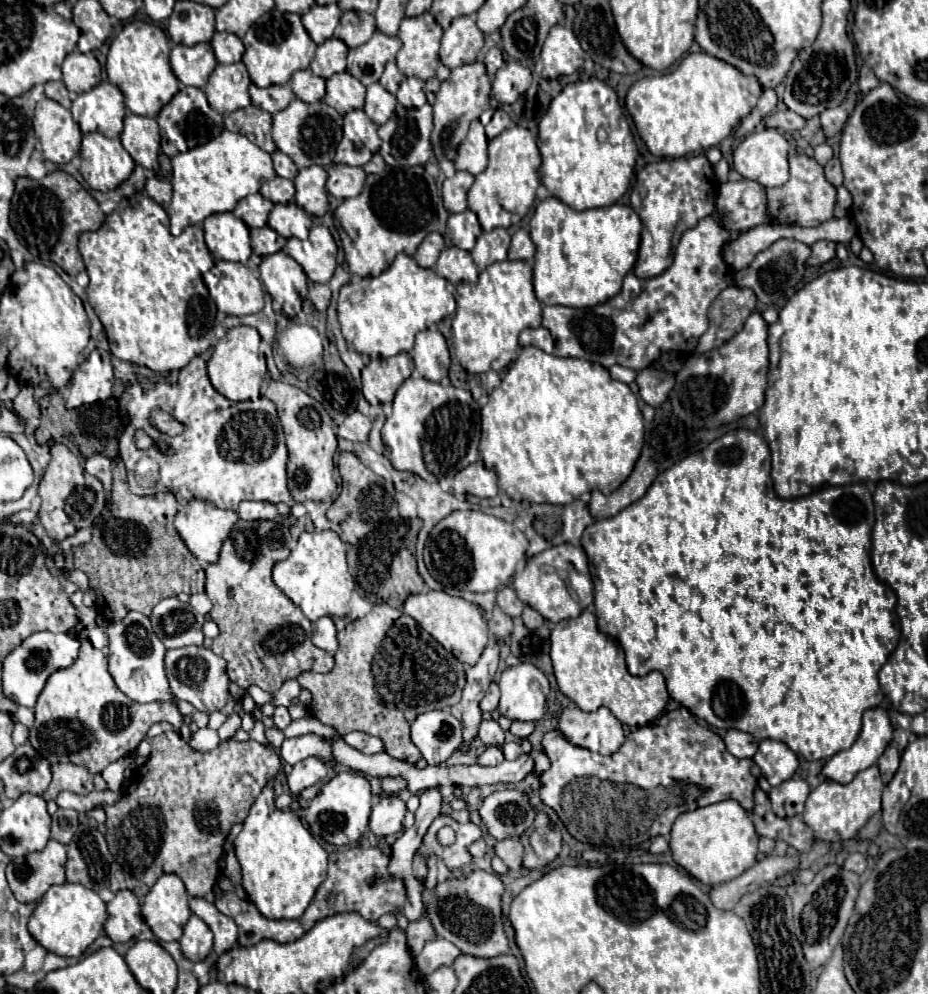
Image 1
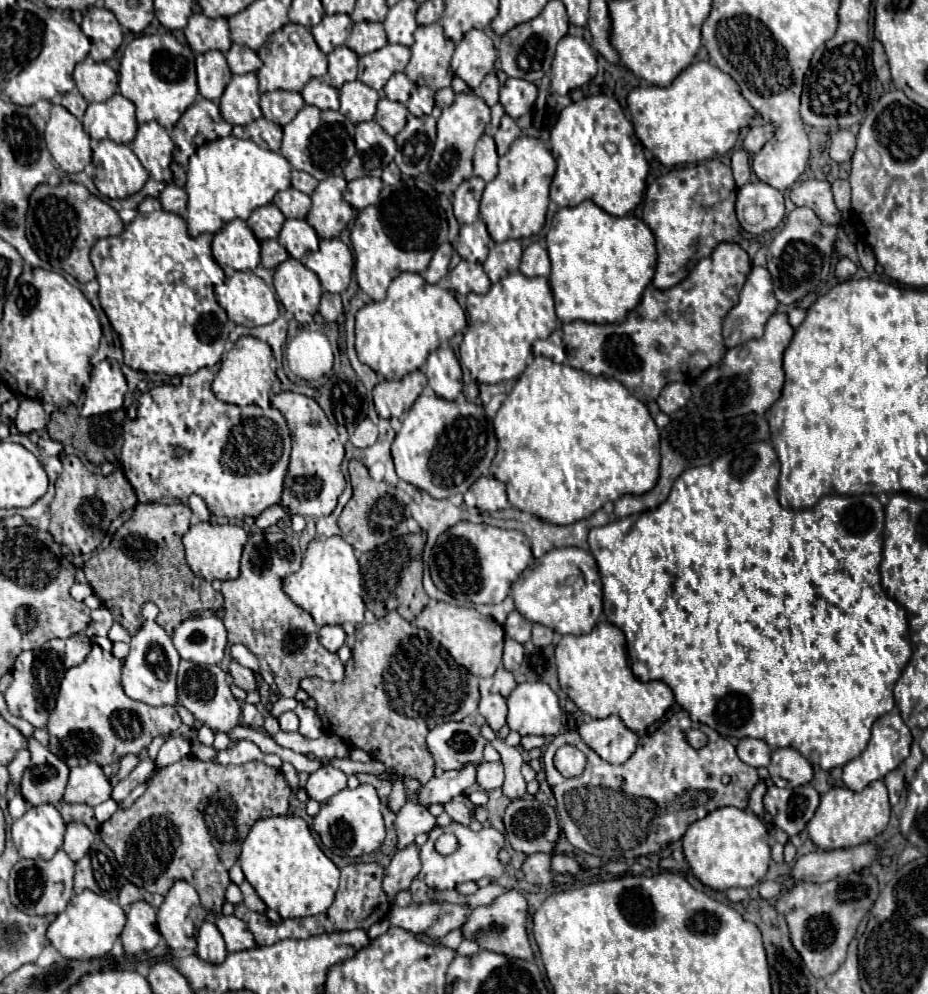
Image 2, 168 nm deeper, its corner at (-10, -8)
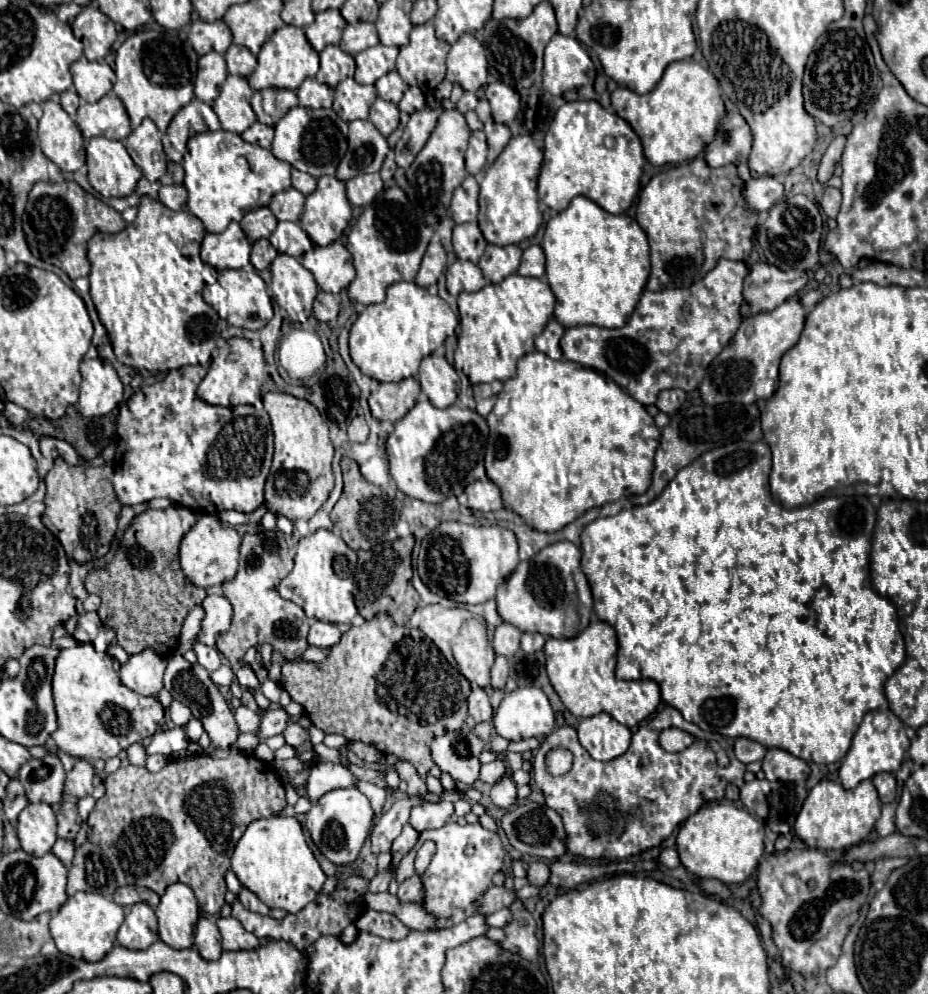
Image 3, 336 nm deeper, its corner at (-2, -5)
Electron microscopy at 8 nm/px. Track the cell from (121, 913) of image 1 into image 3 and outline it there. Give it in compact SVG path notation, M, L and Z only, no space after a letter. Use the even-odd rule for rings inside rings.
M145 902L127 908L125 922L117 932L117 942L131 950L145 950L155 940L159 940L159 934L157 934L157 918L153 908Z

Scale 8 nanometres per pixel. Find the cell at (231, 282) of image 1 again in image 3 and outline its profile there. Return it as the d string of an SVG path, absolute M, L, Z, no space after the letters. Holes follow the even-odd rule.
M223 270L215 284L203 290L205 302L217 310L217 314L231 326L261 330L273 318L273 302L267 294L267 284L255 270Z

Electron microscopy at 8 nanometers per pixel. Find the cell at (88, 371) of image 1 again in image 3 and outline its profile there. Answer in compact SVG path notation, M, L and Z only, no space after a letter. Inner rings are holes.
M83 360L79 370L83 376L79 412L83 416L105 416L118 407L123 400L124 385L107 360Z

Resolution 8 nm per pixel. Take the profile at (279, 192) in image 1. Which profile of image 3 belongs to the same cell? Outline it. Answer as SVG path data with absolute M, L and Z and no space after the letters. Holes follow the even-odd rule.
M291 188L291 190L275 194L269 208L277 220L299 222L301 214L303 214L303 204L305 204L305 196L299 190Z

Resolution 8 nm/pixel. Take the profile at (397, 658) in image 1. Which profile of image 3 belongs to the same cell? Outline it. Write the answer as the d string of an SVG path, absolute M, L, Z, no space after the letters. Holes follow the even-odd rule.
M377 614L363 626L349 628L341 636L341 642L327 650L323 662L285 662L279 684L305 708L307 718L325 734L343 734L349 742L361 740L373 744L383 754L395 754L399 760L411 762L421 778L435 764L429 742L437 734L461 730L467 718L467 696L471 692L467 678L445 660L421 630L411 626L399 628L389 614Z

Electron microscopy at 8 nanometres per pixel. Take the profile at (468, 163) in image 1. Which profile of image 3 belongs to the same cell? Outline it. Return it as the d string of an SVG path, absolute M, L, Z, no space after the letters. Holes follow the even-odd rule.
M481 130L471 132L469 138L469 148L465 152L465 164L467 164L467 172L469 174L479 174L485 166L485 158L487 158L487 142L485 142L485 134Z

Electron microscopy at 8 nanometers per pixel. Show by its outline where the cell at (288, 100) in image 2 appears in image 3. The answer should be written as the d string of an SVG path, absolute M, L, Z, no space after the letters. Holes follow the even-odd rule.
M267 88L257 90L251 98L251 106L257 114L257 120L265 126L275 126L281 116L297 106L297 94L293 90Z

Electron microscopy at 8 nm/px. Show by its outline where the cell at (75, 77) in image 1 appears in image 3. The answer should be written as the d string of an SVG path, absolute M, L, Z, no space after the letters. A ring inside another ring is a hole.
M85 56L71 64L71 76L77 94L85 102L101 100L115 82L115 72L107 62L89 62Z

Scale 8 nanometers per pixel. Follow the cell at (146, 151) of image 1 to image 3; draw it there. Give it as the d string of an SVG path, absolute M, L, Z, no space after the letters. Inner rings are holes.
M145 118L141 126L137 126L123 144L149 182L157 182L167 172L167 158L161 146L161 132L149 118Z

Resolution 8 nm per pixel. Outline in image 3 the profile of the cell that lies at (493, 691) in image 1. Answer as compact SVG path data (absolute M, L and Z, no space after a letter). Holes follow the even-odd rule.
M473 686L471 696L467 698L469 702L469 716L473 716L475 722L489 722L493 716L493 708L489 704L489 696L485 694L485 690L481 690L479 686Z

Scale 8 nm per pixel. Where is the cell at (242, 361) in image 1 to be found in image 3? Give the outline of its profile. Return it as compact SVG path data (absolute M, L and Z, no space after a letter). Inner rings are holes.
M229 338L223 348L219 348L217 356L211 360L209 372L201 380L197 388L197 396L211 406L239 406L239 404L255 404L261 398L261 386L265 382L265 358L263 350L255 348L245 338Z

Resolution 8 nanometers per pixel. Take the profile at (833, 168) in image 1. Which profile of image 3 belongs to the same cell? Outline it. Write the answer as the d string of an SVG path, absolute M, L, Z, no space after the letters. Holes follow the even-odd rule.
M825 186L825 192L823 192L819 206L827 214L827 218L835 218L839 214L839 208L841 208L841 192L833 186Z

